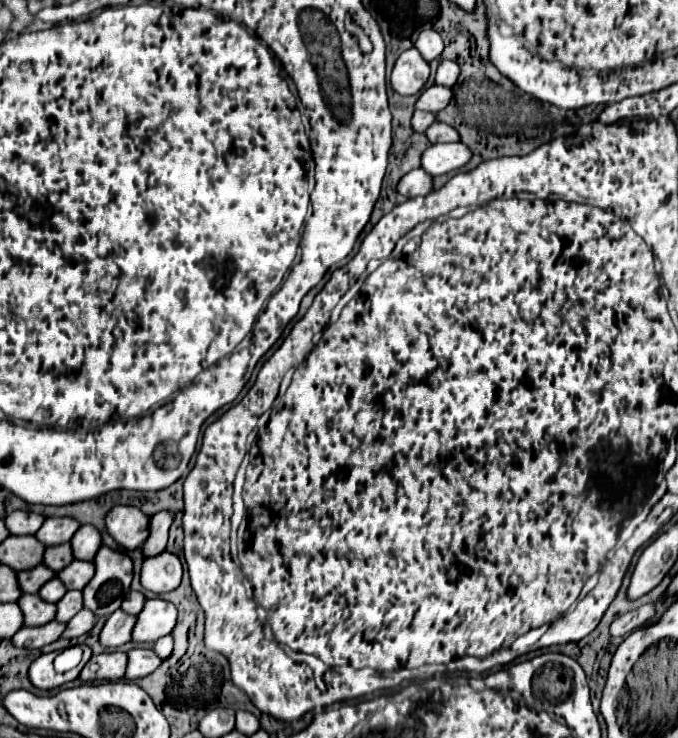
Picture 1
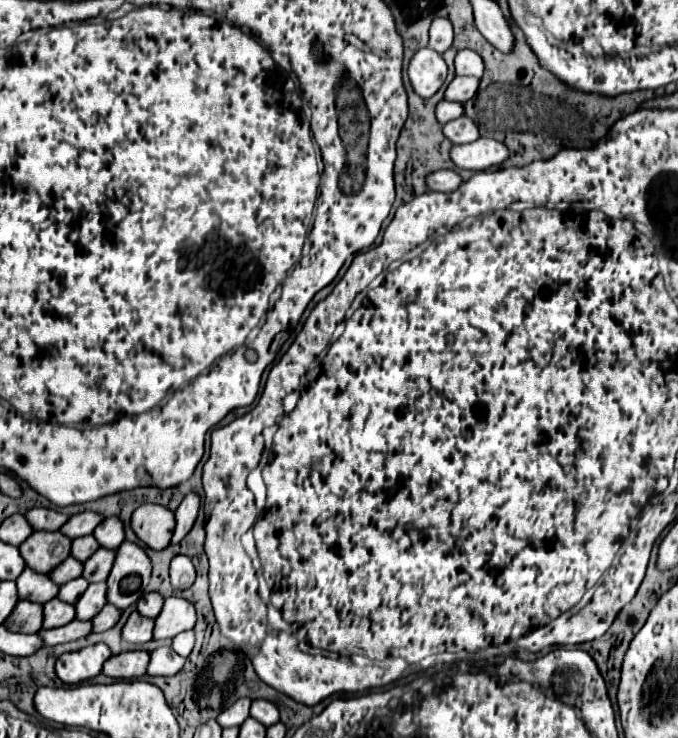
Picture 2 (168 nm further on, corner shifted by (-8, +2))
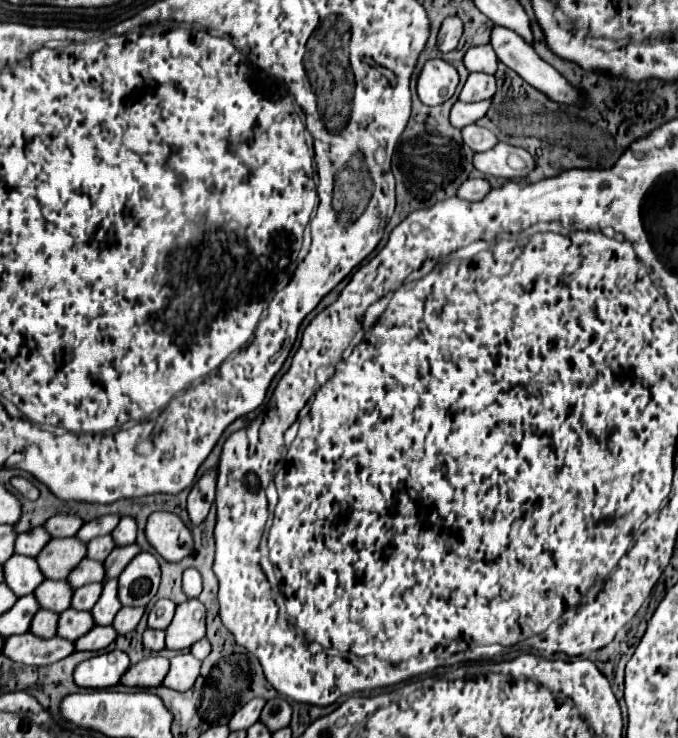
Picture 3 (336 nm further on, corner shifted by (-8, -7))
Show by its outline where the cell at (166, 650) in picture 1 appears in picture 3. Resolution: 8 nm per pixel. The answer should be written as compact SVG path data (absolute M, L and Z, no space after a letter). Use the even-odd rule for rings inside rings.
M203 638L203 640L199 640L199 642L195 642L191 648L189 648L189 652L197 658L197 660L203 660L209 652L211 652L211 646L209 646L209 642Z

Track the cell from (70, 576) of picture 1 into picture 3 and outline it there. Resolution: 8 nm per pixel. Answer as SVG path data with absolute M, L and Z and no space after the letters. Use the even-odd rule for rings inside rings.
M131 544L131 546L127 546L127 548L115 548L115 550L107 556L107 560L103 562L103 566L107 568L107 576L105 576L103 584L105 584L107 580L117 578L119 572L123 572L123 568L125 568L137 554L139 554L139 546L137 546L137 544Z

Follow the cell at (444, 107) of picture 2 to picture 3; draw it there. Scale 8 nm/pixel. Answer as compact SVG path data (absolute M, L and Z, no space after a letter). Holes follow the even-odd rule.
M485 100L485 102L471 102L471 104L465 104L465 102L455 102L453 108L451 108L451 114L449 114L449 120L455 128L463 128L467 124L475 124L491 106L491 100Z

